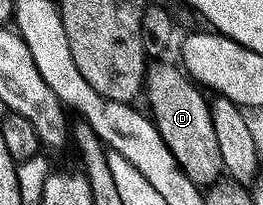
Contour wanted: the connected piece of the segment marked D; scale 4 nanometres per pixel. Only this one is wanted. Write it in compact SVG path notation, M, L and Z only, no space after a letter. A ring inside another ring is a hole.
M163 62L152 64L145 73L145 99L147 95L154 123L180 170L200 189L206 189L224 174L211 108L208 100L203 100L204 92L178 66L175 68Z

